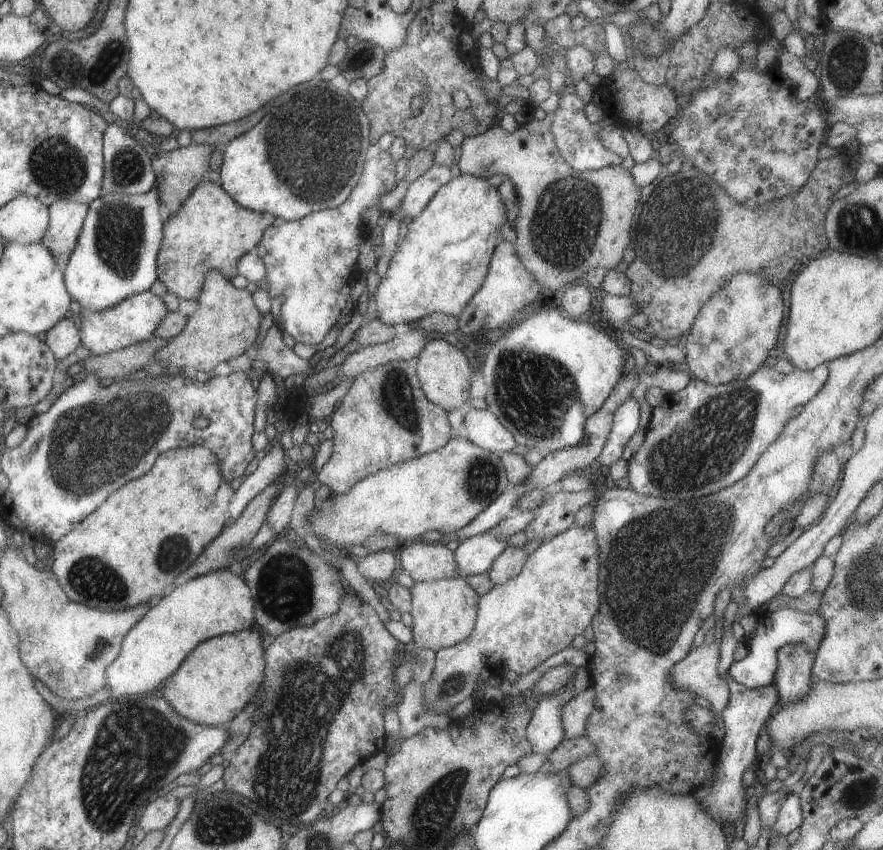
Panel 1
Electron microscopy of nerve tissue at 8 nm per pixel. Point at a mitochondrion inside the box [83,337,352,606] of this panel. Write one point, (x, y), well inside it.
(174, 552)

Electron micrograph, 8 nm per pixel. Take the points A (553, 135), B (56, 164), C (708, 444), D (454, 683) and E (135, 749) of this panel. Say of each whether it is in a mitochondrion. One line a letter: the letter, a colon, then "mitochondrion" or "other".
A: other
B: mitochondrion
C: mitochondrion
D: mitochondrion
E: mitochondrion

